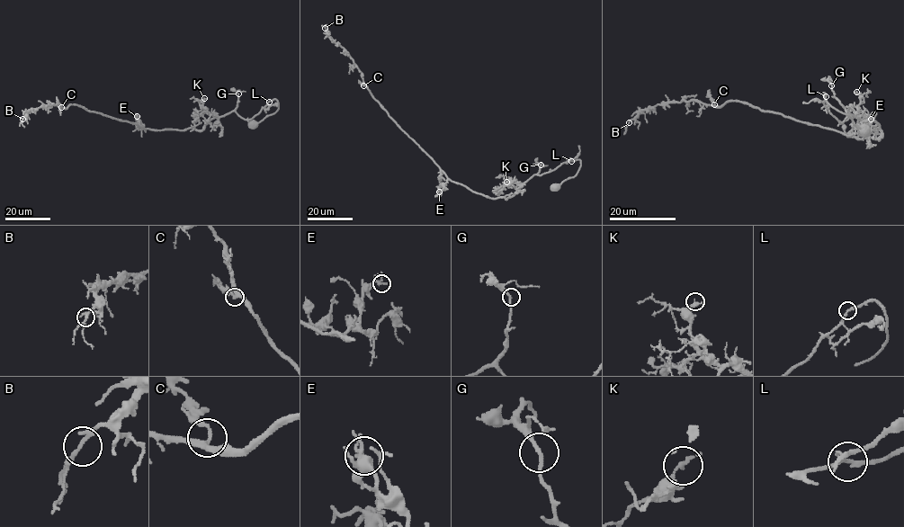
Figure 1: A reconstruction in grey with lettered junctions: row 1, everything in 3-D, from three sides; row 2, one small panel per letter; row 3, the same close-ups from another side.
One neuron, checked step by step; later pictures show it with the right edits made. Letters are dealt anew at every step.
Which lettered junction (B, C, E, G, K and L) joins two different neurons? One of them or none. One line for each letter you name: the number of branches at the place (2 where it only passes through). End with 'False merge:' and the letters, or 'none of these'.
False merge: none of these

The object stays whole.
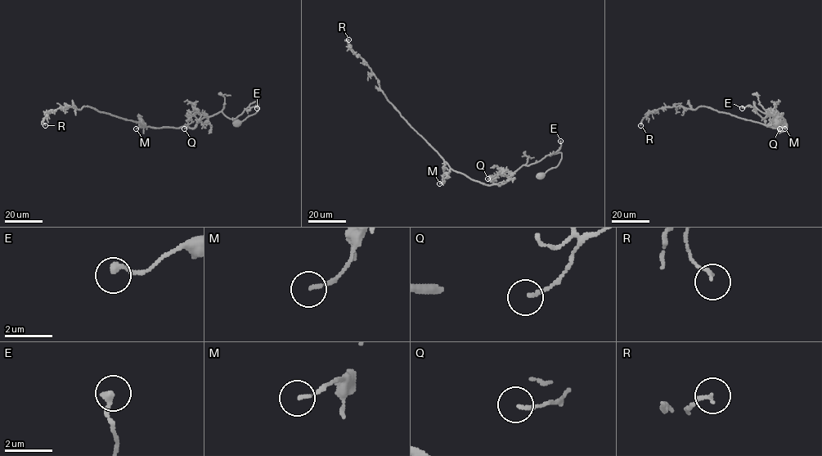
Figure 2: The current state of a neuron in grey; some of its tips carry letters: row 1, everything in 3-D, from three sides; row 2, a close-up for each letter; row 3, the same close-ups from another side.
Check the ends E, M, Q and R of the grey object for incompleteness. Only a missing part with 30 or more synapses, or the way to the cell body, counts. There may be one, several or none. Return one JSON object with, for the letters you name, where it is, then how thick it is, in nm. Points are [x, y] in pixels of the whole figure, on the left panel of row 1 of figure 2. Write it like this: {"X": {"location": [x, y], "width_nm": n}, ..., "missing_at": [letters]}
{"missing_at": []}

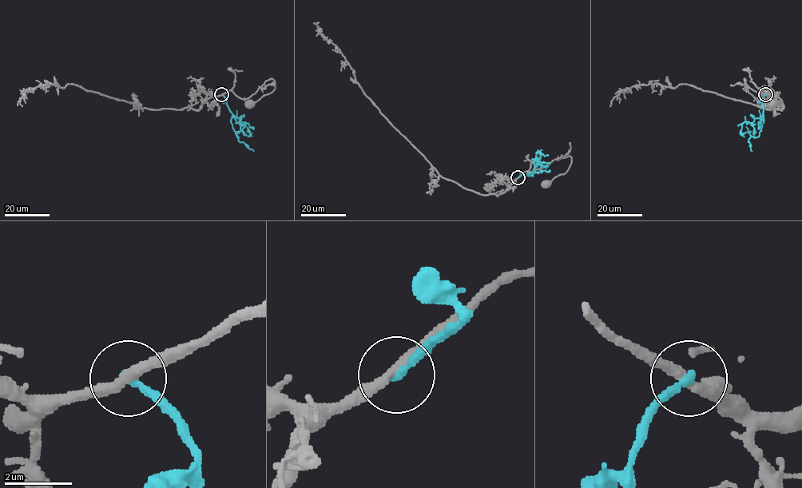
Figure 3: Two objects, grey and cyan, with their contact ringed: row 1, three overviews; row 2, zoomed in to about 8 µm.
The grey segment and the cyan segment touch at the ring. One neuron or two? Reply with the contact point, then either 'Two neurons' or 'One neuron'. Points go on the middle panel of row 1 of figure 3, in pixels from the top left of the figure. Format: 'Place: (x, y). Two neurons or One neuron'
Place: (518, 177). Two neurons

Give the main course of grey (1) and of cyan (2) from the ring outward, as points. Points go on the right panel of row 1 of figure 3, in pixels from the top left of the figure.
1: (766, 95), (759, 90), (760, 95), (756, 99), (747, 89), (744, 79), (750, 88), (770, 103)
2: (766, 95), (762, 99), (761, 130), (757, 136), (751, 136), (748, 140), (752, 151)

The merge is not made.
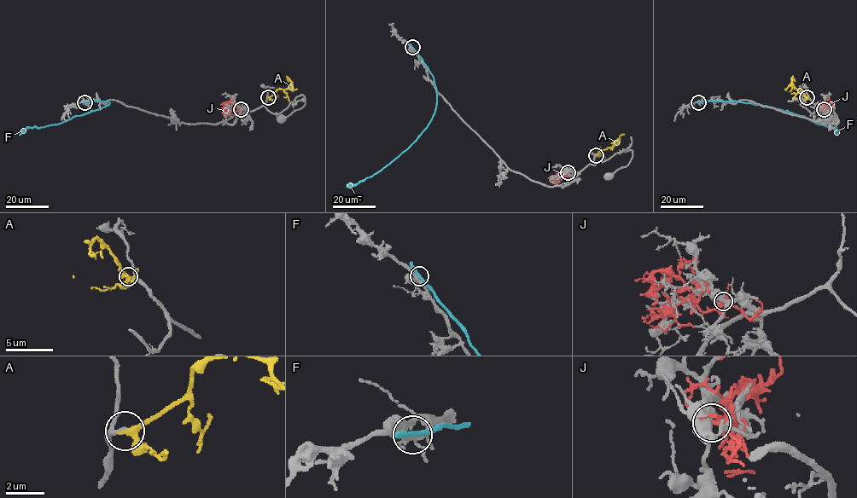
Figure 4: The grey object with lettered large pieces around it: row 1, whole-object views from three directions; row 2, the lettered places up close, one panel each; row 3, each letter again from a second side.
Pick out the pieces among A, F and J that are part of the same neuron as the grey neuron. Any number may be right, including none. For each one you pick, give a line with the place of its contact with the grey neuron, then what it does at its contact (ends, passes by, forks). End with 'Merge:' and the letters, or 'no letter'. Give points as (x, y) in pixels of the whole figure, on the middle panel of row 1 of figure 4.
A: Touches grey at (596, 155). It passes by
Merge: A

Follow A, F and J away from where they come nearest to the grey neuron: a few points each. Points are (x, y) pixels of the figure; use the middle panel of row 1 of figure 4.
A: (596, 155), (618, 141), (615, 141), (615, 144)
F: (411, 47), (433, 77), (437, 99), (432, 119), (419, 137), (388, 164), (358, 183), (346, 186)
J: (568, 172), (550, 182)

